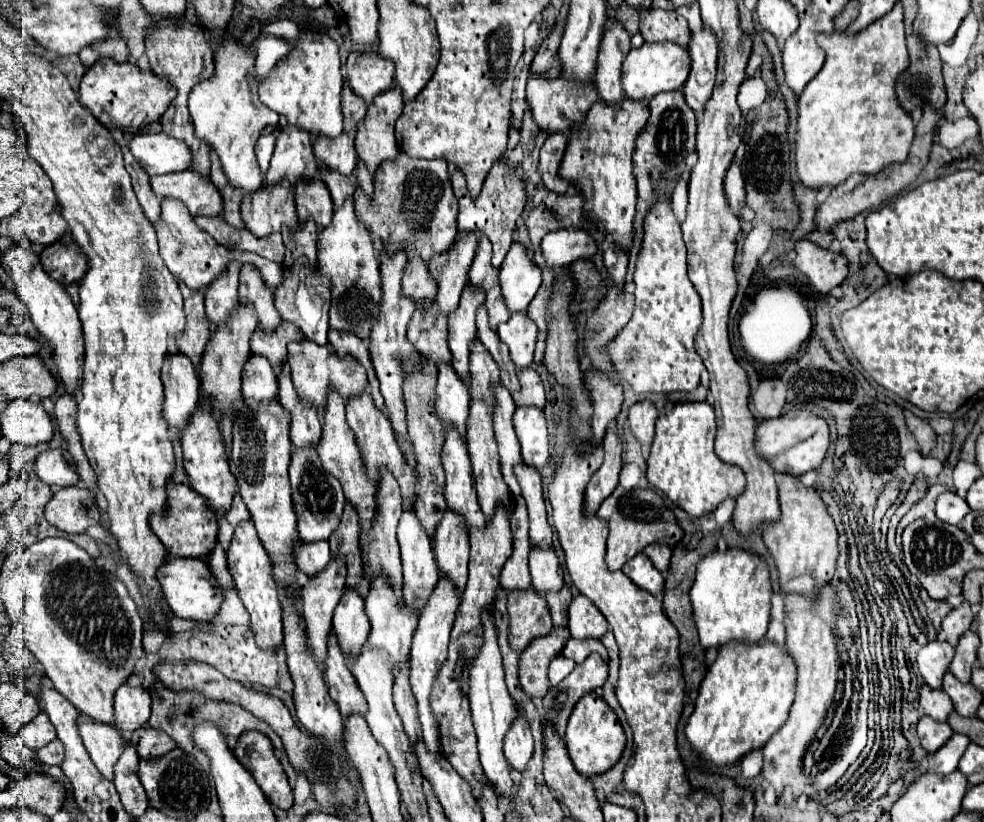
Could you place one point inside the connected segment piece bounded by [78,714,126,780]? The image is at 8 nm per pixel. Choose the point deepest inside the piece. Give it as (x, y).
(104, 743)

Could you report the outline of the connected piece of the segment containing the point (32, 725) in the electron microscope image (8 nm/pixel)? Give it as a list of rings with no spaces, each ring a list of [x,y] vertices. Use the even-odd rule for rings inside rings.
[[[40,712],[32,722],[28,722],[20,730],[20,736],[26,742],[26,746],[30,746],[32,750],[40,750],[42,746],[46,746],[48,742],[52,742],[56,738],[56,730],[54,730],[50,718],[44,712]]]

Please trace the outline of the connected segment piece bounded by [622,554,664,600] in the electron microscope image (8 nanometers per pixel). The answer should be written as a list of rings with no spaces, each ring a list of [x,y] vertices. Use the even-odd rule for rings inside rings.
[[[636,554],[634,558],[630,558],[622,572],[642,590],[650,592],[652,596],[656,596],[658,600],[662,598],[664,592],[664,576],[660,574],[660,570],[654,568],[654,564],[644,556],[644,554]]]

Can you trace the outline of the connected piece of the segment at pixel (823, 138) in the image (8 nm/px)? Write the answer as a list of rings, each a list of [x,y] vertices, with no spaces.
[[[898,2],[886,18],[876,20],[866,30],[844,36],[842,32],[818,34],[818,46],[826,52],[822,70],[808,82],[804,92],[798,96],[798,118],[796,118],[796,172],[798,180],[806,188],[840,186],[852,174],[876,176],[886,166],[904,164],[908,158],[910,144],[914,140],[914,124],[904,110],[900,110],[894,84],[898,74],[908,66],[906,36],[902,22],[902,4]]]

